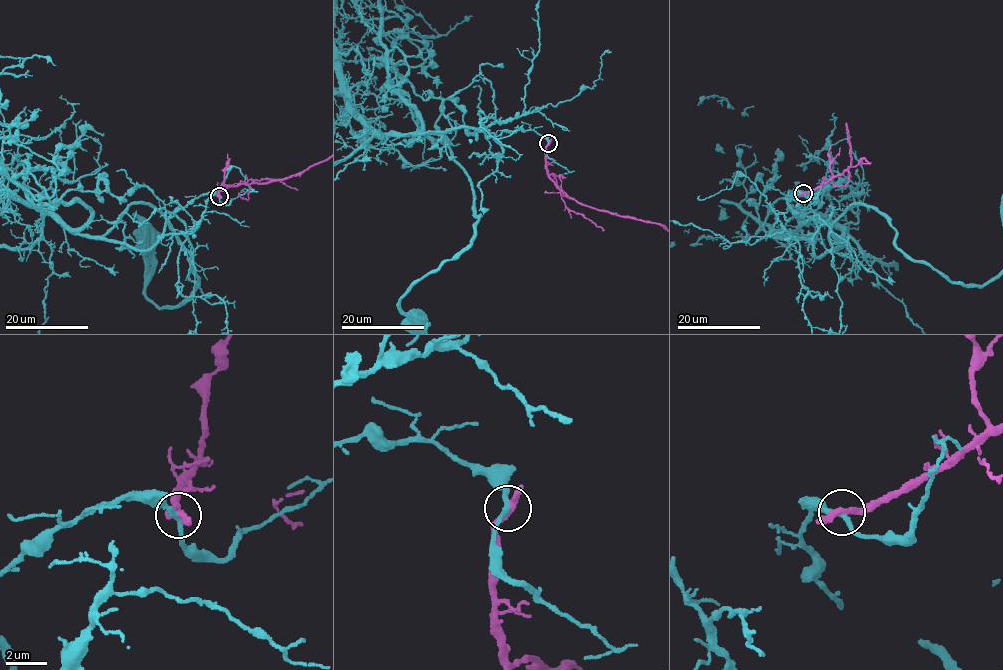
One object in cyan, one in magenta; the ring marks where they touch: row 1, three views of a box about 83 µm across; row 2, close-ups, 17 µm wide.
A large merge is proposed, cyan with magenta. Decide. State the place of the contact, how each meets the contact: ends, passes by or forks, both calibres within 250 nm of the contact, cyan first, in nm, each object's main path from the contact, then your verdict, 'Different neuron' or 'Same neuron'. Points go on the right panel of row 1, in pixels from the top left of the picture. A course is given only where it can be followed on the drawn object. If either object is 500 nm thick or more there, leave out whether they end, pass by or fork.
Place: (803, 193). At the ring cyan passes by. At the ring magenta passes by. Thickness 240 nm (cyan) against 300 nm. Different neuron

